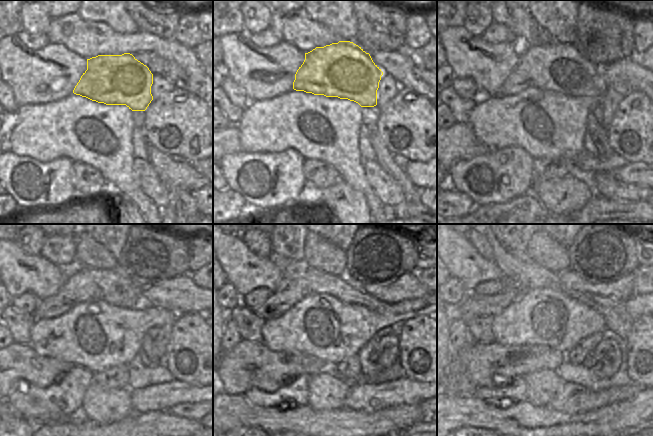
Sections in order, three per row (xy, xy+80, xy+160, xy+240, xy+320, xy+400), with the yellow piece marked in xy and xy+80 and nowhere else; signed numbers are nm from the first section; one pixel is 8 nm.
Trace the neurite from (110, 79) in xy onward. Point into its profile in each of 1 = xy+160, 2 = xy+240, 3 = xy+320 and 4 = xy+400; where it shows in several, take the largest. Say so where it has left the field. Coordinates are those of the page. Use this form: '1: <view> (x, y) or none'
1: xy+160 (556, 66)
2: xy+240 (112, 286)
3: xy+320 (289, 293)
4: xy+400 (473, 305)

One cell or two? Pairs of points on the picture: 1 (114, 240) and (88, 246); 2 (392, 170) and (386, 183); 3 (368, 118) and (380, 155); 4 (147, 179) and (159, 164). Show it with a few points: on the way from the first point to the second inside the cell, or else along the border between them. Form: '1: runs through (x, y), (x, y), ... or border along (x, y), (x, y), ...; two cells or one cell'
1: border along (88, 234), (102, 244), (116, 260); two cells
2: border along (376, 160), (382, 170), (404, 194); two cells
3: runs through (372, 127), (373, 136), (378, 146); one cell
4: border along (148, 159), (158, 177), (168, 189); two cells

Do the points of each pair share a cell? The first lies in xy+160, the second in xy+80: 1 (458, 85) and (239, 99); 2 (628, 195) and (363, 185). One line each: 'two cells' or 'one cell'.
1: one cell
2: two cells

